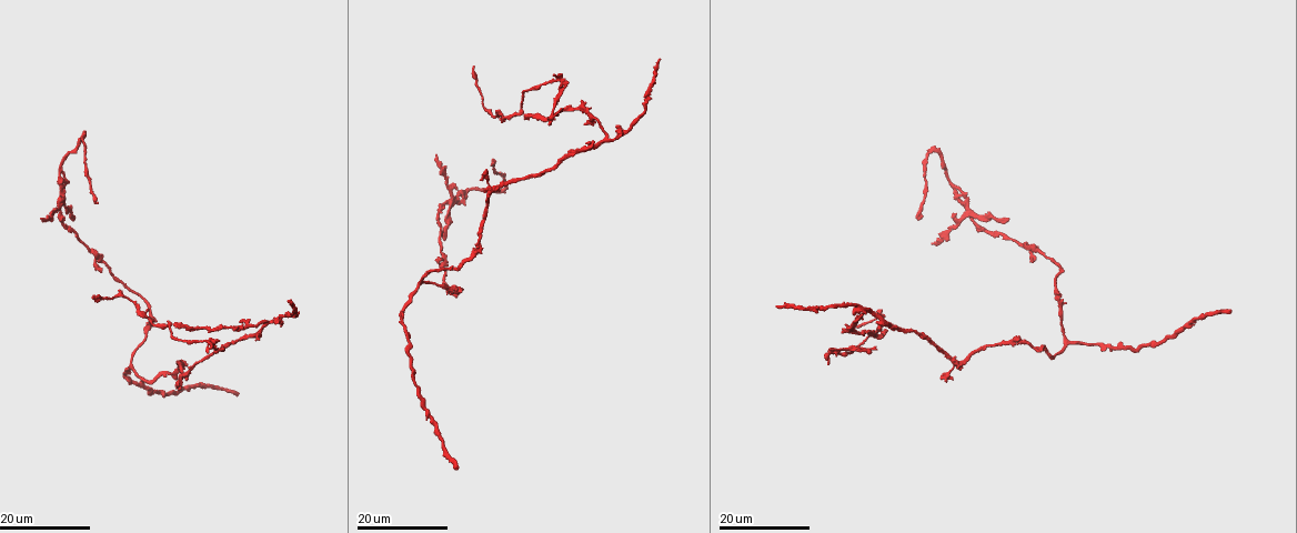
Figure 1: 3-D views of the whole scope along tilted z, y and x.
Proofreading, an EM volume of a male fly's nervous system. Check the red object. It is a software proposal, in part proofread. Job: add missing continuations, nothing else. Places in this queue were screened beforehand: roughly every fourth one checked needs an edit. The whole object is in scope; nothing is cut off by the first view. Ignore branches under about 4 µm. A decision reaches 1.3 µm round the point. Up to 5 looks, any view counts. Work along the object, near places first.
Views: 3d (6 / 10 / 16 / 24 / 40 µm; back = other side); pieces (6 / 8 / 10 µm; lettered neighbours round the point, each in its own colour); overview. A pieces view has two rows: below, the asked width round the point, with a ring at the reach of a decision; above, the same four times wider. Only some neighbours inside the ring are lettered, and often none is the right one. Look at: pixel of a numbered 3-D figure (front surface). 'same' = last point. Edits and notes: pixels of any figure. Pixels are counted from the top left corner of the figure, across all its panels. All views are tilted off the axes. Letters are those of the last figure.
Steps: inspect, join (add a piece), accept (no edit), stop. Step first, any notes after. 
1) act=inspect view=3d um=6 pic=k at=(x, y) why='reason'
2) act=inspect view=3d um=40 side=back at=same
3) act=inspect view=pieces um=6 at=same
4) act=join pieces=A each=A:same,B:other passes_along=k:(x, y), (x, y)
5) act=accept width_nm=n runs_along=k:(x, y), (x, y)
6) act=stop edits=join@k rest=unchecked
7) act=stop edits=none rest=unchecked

act=inspect view=3d um=24 pic=1 at=(40, 218) why='tapers out'

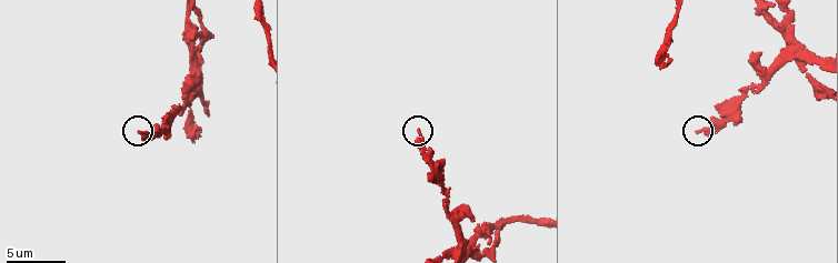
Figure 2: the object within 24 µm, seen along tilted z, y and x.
act=inspect view=pieces um=6 pic=2 at=(698, 134)

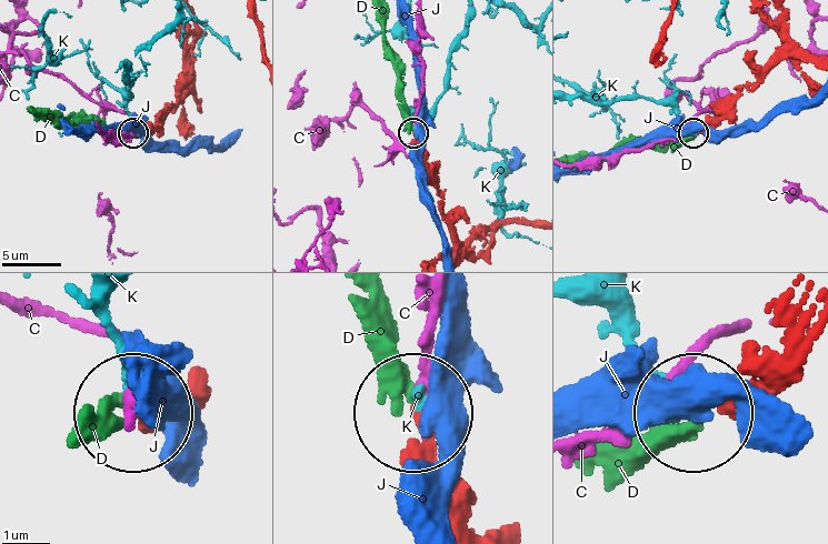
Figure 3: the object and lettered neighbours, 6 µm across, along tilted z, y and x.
act=join pieces=D each=C:other,D:same,J:other,K:other passes_along=3:(428, 162), (406, 116), (385, 11) found='it goes on there'

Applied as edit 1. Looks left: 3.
act=inspect view=3d um=16 pic=1 at=(446, 239) why='free end'

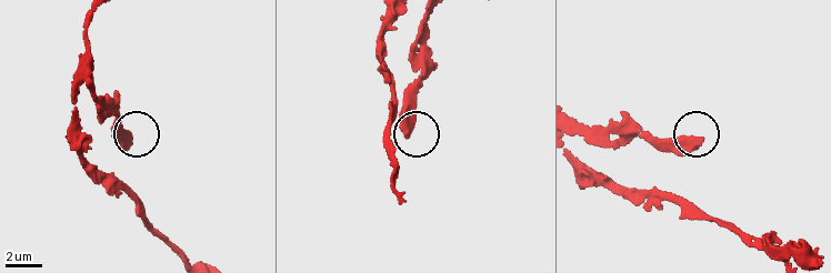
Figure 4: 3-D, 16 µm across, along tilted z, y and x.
act=inspect view=pieces um=6 pic=4 at=(406, 133)

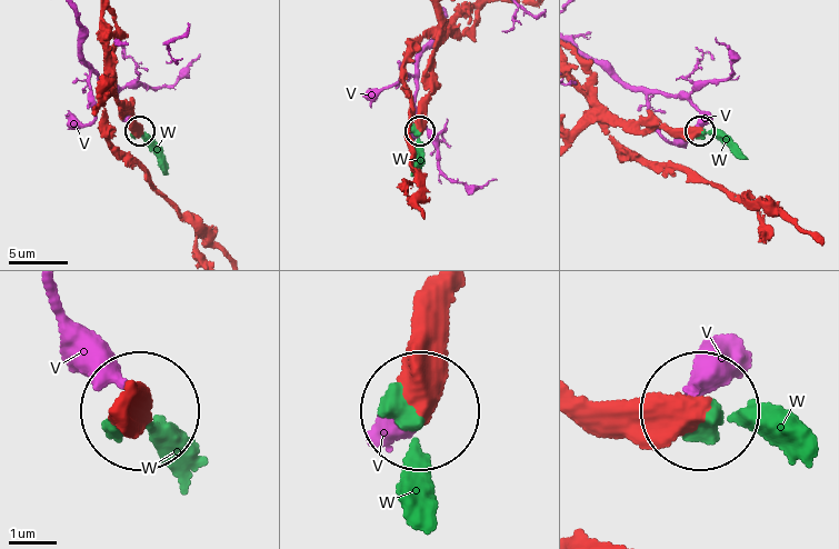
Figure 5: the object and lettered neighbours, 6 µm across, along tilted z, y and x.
act=join pieces=W each=V:other,W:same passes_along=5:(457, 293), (446, 373), (415, 410), (405, 506) found='it goes on there'

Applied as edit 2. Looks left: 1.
act=stop edits=join@3,join@5 rest=unchecked

